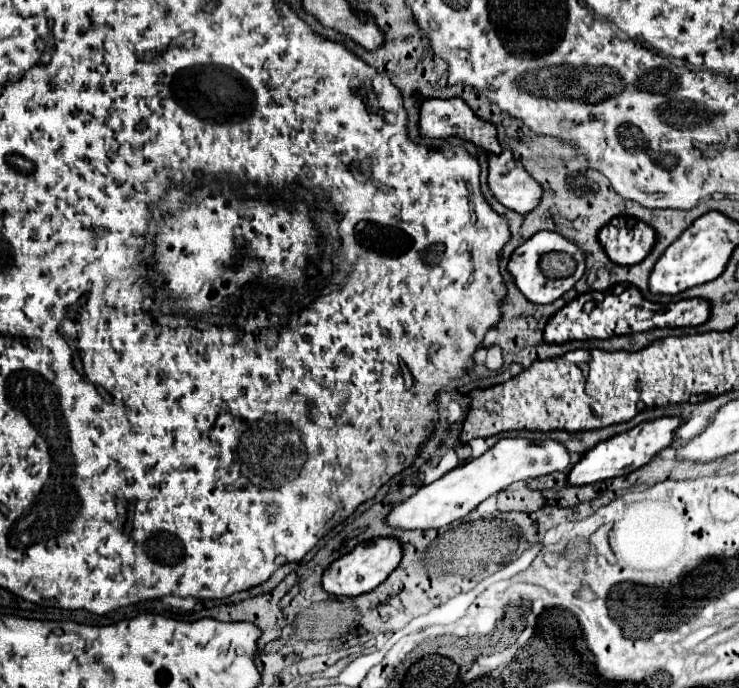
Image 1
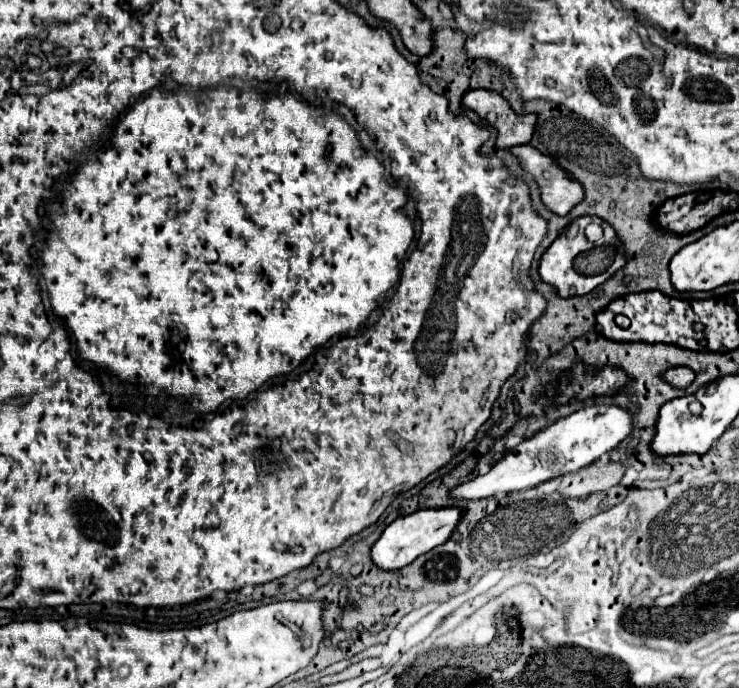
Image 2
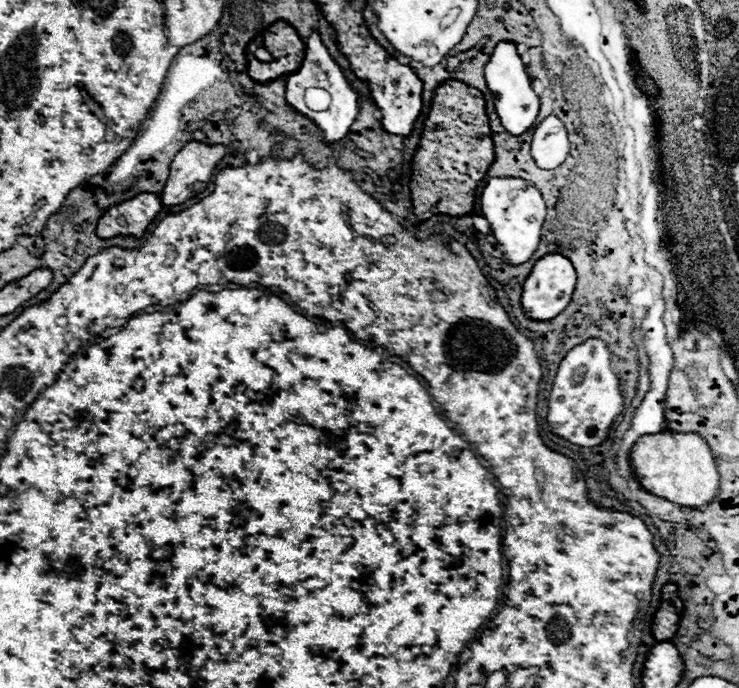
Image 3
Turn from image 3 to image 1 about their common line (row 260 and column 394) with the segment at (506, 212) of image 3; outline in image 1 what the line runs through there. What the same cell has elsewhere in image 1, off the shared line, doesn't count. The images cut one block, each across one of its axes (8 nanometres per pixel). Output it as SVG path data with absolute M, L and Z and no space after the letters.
M502 438L498 440L486 454L476 460L468 460L464 466L454 468L440 480L422 486L414 496L406 502L396 504L388 514L386 522L394 528L402 530L428 530L446 526L458 518L464 518L470 510L474 510L488 496L498 494L506 486L518 480L530 480L544 474L552 474L558 470L568 470L572 466L572 458L568 448L562 442L546 440L544 444L534 444L526 438Z

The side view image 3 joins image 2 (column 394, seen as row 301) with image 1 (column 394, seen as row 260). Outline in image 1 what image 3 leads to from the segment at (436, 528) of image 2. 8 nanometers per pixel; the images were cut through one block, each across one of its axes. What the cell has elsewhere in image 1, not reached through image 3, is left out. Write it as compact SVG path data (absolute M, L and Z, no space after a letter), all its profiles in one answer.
M374 538L368 542L358 544L350 554L338 558L322 578L324 590L336 596L358 596L374 590L378 584L382 584L400 564L402 560L402 544L398 538Z

